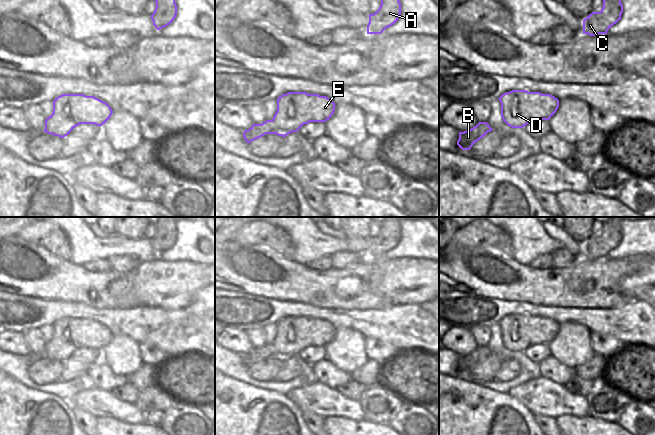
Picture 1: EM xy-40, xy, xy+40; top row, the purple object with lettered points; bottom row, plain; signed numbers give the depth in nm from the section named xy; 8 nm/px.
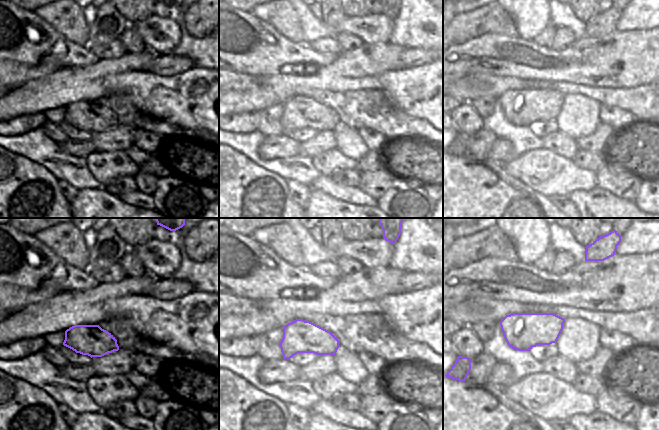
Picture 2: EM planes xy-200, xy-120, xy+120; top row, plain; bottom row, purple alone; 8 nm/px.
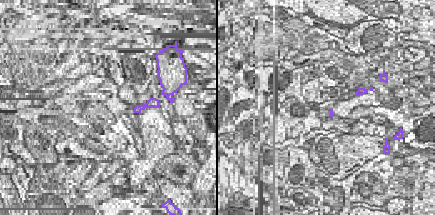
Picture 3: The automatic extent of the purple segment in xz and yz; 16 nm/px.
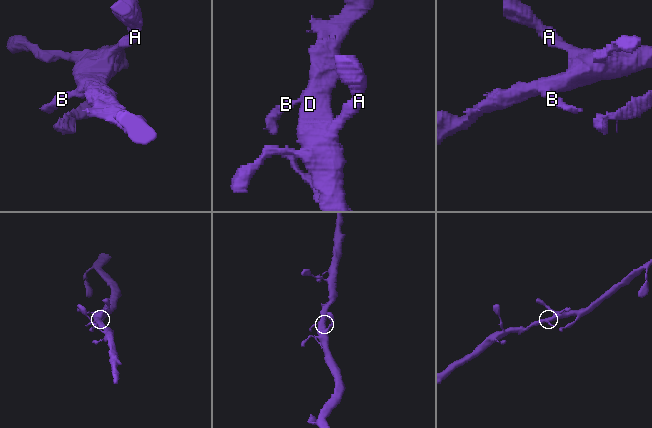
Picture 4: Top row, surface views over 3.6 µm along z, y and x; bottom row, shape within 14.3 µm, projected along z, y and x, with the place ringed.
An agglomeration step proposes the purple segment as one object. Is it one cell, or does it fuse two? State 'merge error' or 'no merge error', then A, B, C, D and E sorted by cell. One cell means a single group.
no merge error; A B C D E

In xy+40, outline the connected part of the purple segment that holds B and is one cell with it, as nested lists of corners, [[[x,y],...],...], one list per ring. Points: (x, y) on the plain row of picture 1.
[[[479,346],[476,350],[470,354],[459,356],[459,363],[457,369],[462,374],[470,374],[471,371],[481,362],[483,362],[488,356],[493,353],[487,346]]]

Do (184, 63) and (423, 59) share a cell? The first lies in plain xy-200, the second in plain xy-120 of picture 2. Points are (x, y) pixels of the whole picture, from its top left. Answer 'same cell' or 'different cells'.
same cell

